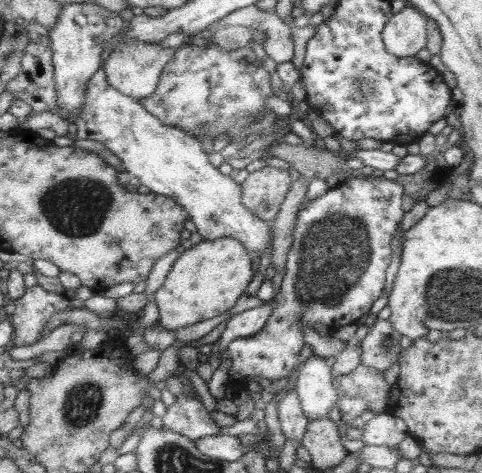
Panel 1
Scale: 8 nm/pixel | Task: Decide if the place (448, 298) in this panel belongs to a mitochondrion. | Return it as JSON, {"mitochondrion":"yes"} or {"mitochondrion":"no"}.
{"mitochondrion":"yes"}

